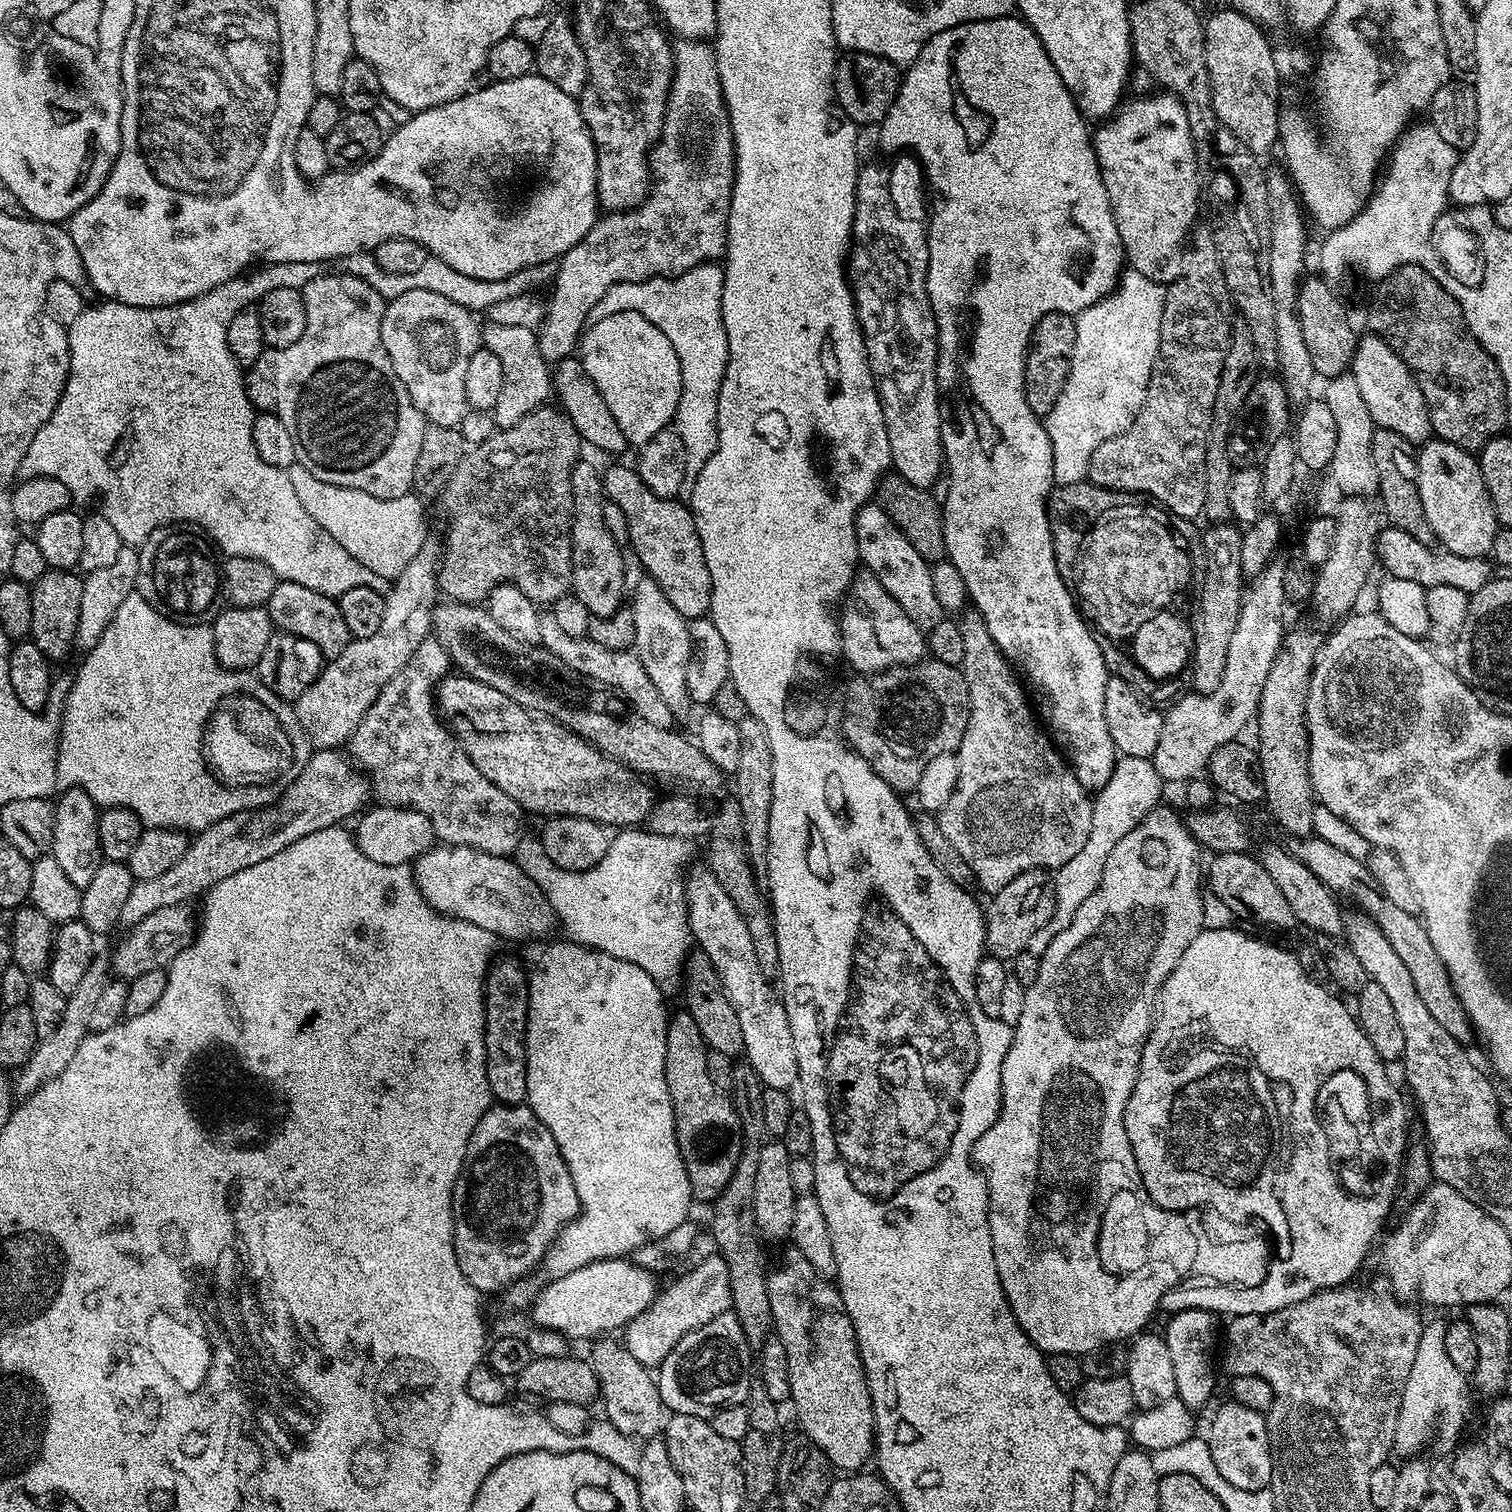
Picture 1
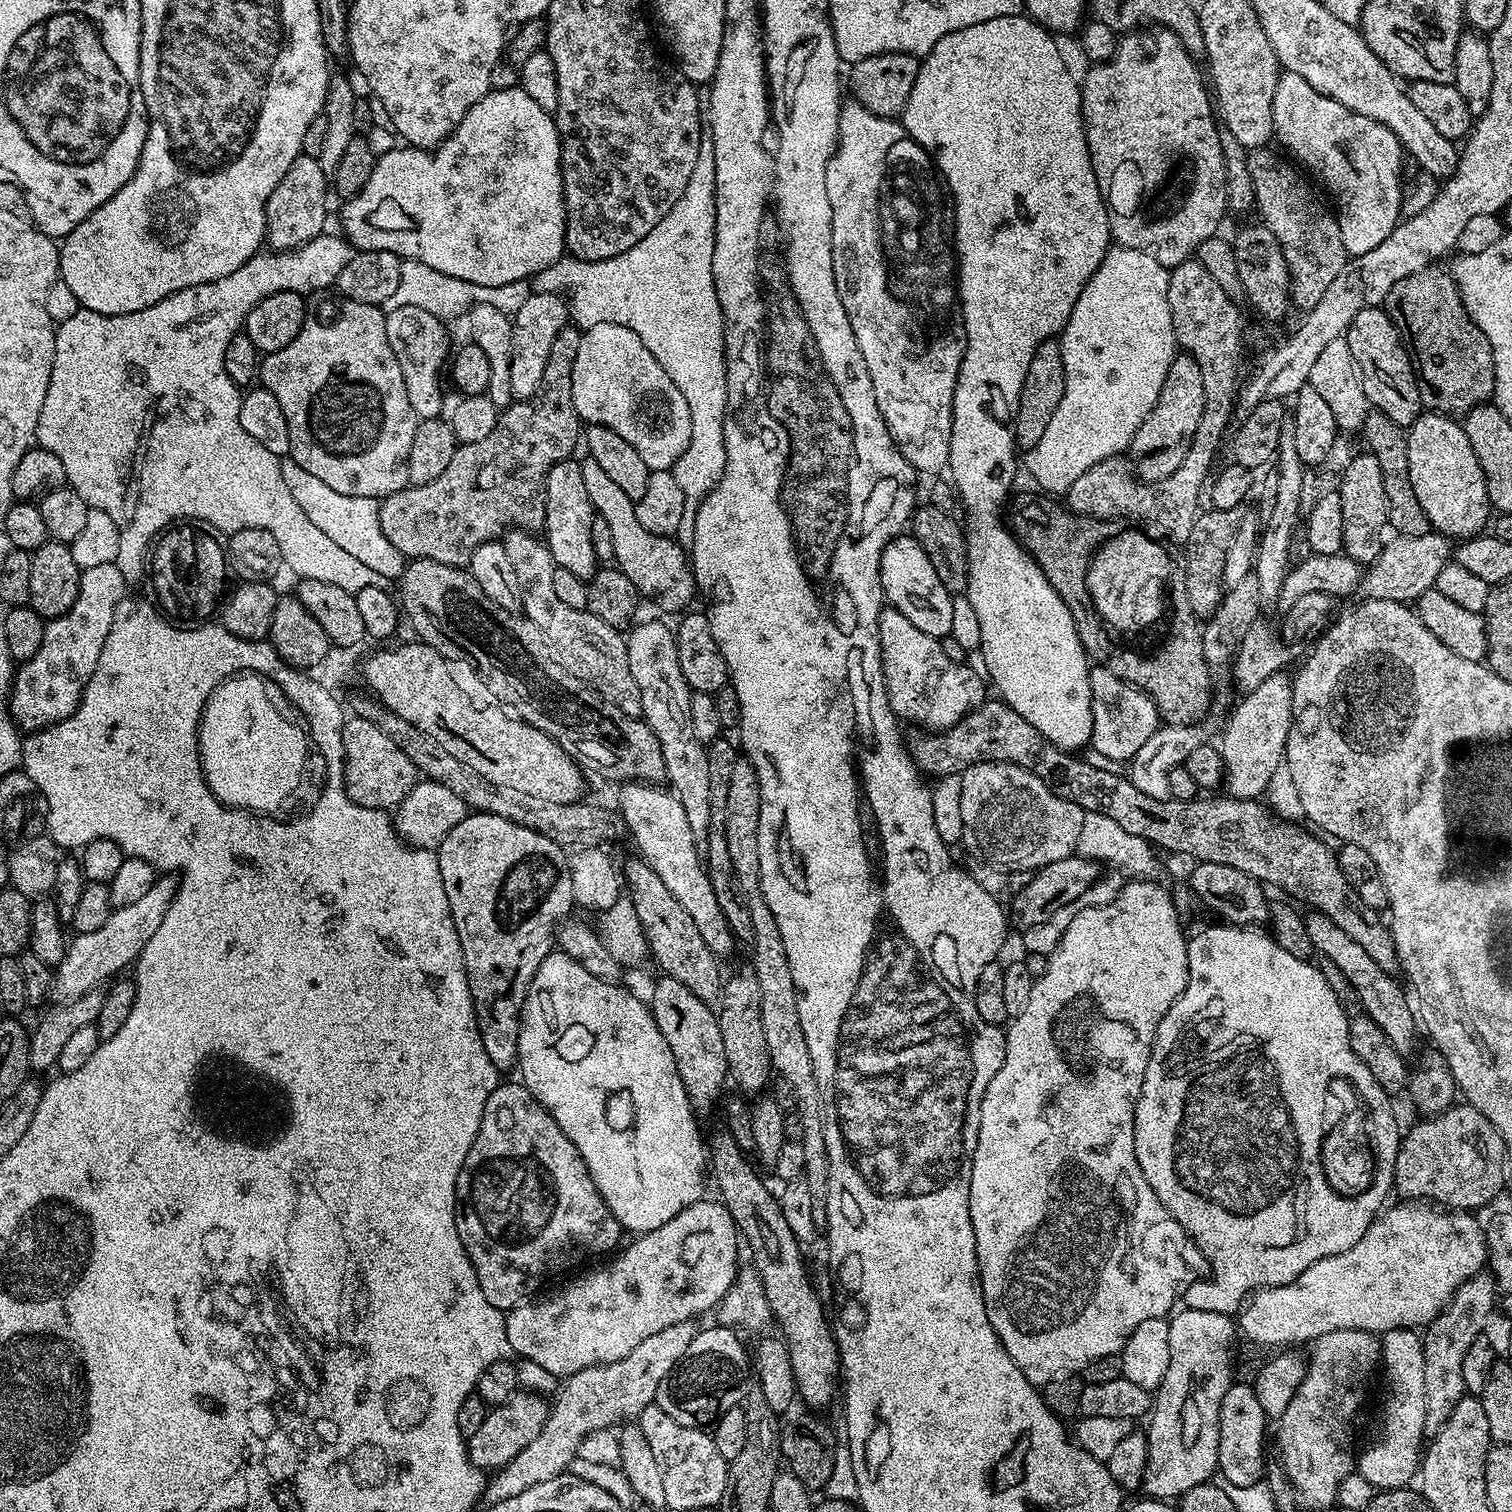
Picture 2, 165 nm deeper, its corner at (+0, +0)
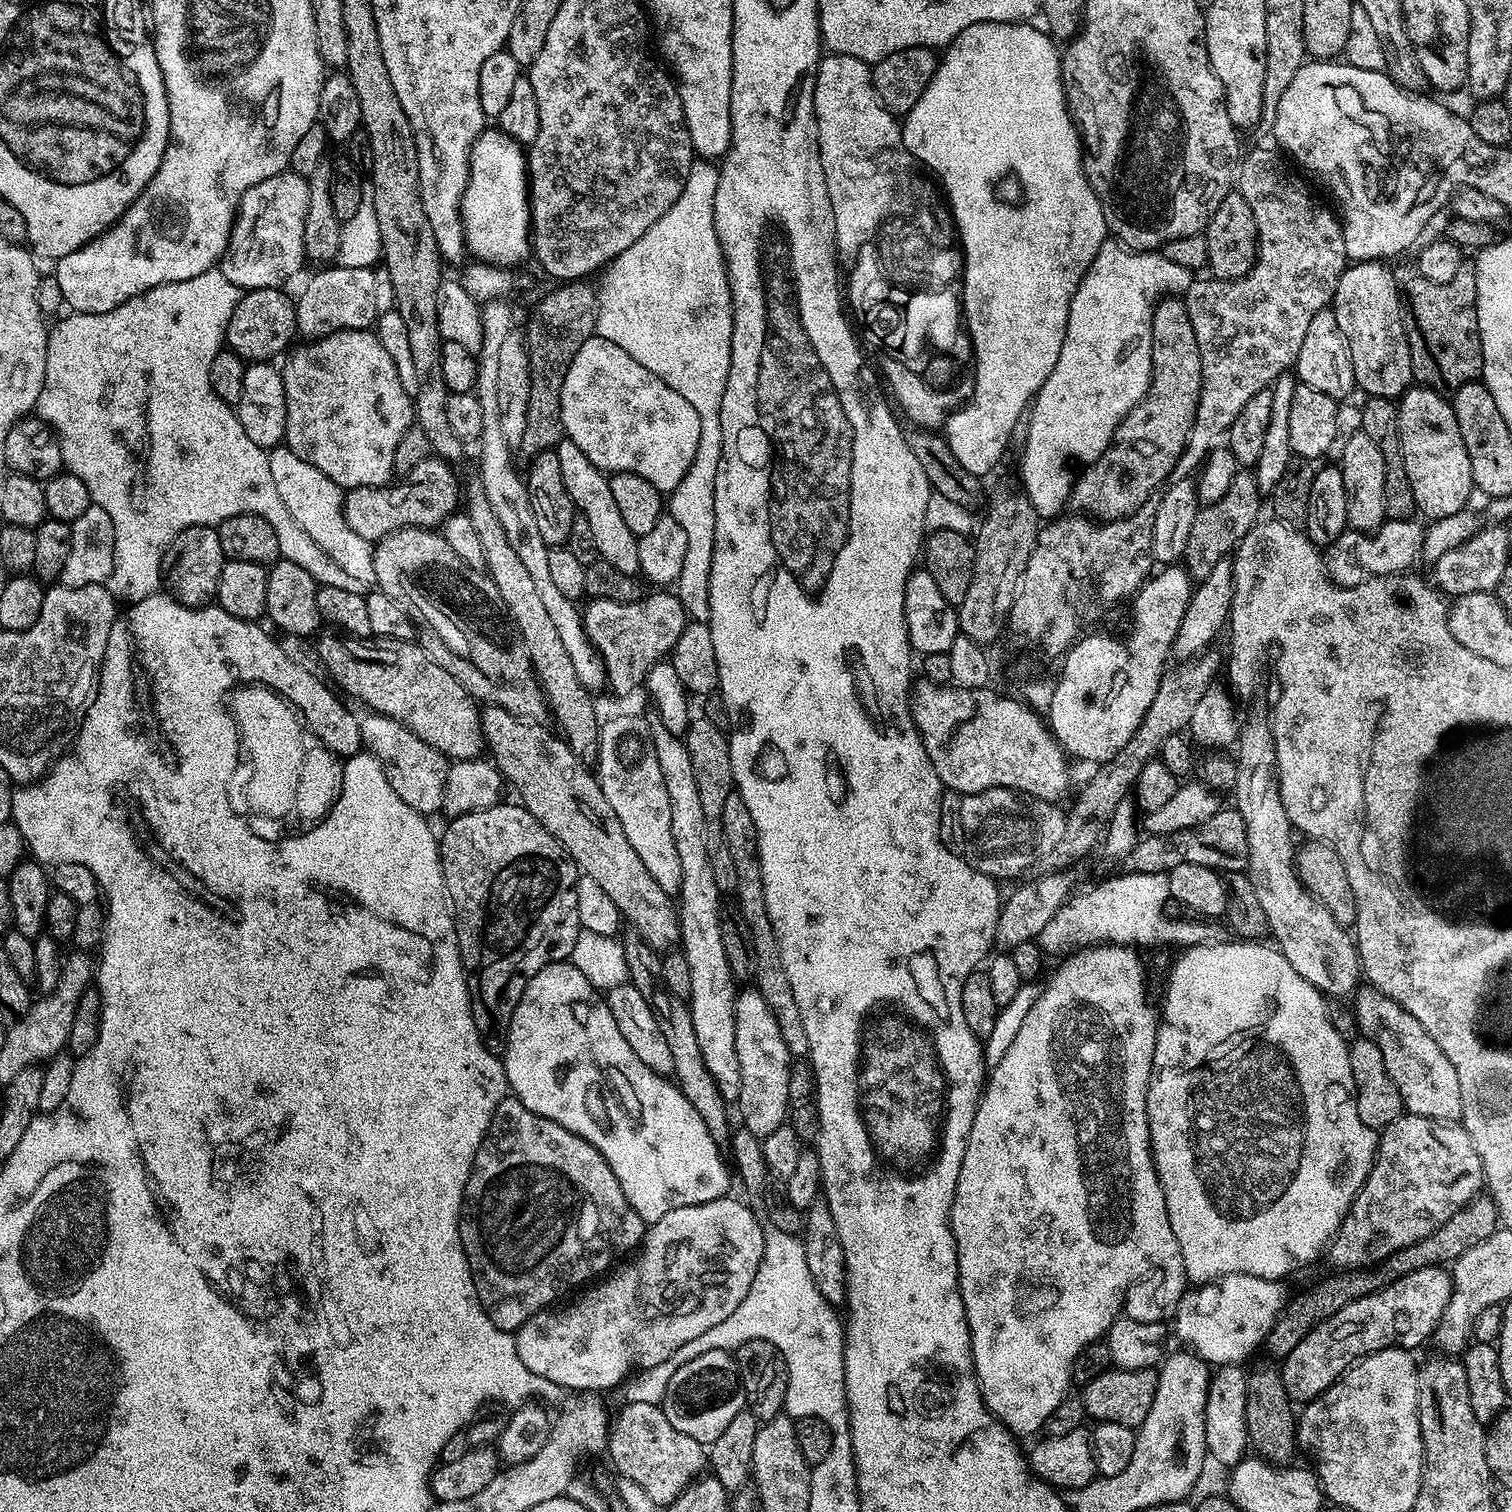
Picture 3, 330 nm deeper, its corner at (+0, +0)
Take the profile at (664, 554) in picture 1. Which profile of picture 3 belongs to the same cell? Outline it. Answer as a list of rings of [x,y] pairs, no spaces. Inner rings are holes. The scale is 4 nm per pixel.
[[[561,439],[554,451],[558,454],[566,494],[570,494],[577,513],[586,518],[586,526],[590,526],[590,534],[594,534],[597,557],[614,566],[614,570],[622,570],[622,574],[636,576],[640,571],[637,537],[632,535],[626,522],[622,522],[622,514],[618,514],[614,494],[610,494],[609,477],[599,468],[595,468],[586,458],[586,454],[582,454],[582,450],[578,450],[578,446],[574,446],[574,442],[570,439]]]

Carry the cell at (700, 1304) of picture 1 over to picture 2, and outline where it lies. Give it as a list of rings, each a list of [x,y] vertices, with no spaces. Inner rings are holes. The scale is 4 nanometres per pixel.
[[[685,1322],[666,1326],[666,1330],[658,1330],[658,1334],[650,1334],[650,1338],[638,1342],[626,1358],[613,1364],[583,1368],[567,1377],[555,1393],[556,1401],[551,1401],[542,1434],[538,1434],[538,1438],[534,1438],[534,1442],[523,1448],[505,1468],[499,1469],[493,1480],[491,1477],[487,1481],[483,1499],[488,1500],[489,1505],[506,1502],[506,1498],[514,1498],[514,1494],[522,1494],[522,1490],[530,1490],[530,1486],[536,1486],[538,1482],[561,1475],[567,1469],[564,1467],[577,1459],[580,1443],[592,1431],[615,1429],[629,1421],[626,1419],[630,1416],[639,1417],[640,1411],[655,1401],[662,1378],[666,1378],[686,1354],[698,1331],[694,1325]]]

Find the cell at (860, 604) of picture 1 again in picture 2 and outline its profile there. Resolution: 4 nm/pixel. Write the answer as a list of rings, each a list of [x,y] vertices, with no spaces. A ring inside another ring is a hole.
[[[881,608],[878,638],[888,704],[901,721],[913,720],[917,729],[939,734],[984,703],[985,677],[979,671],[976,673],[968,662],[946,658],[946,650],[942,650],[940,640],[930,634],[922,634],[918,626],[910,626],[910,621],[896,608]]]

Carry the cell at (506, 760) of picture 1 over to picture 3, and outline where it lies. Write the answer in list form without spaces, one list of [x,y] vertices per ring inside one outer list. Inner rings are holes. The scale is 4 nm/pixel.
[[[324,630],[314,647],[321,665],[332,675],[331,683],[341,693],[349,692],[369,704],[373,713],[393,716],[399,724],[418,734],[422,742],[434,746],[453,761],[474,760],[485,751],[477,701],[453,676],[446,674],[419,643],[361,638]]]

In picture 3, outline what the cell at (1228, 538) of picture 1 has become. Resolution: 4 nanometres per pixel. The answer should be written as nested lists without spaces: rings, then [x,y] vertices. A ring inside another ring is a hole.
[[[1237,470],[1234,474],[1234,482],[1230,482],[1226,494],[1222,494],[1218,502],[1203,505],[1199,509],[1182,555],[1183,567],[1193,581],[1199,582],[1209,577],[1214,566],[1217,566],[1220,560],[1225,559],[1235,549],[1240,539],[1251,528],[1256,527],[1260,499],[1262,499],[1262,493],[1255,475],[1248,470]]]

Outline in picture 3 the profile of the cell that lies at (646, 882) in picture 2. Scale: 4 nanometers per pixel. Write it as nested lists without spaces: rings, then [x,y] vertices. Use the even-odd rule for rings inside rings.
[[[488,706],[480,712],[480,729],[487,751],[492,751],[491,759],[505,781],[511,787],[512,784],[516,787],[516,792],[520,795],[519,803],[564,847],[577,869],[583,875],[594,878],[594,882],[598,882],[598,886],[606,890],[610,902],[618,906],[621,917],[650,947],[657,950],[675,949],[680,942],[680,917],[673,897],[667,896],[662,886],[658,886],[658,882],[650,878],[650,870],[642,866],[642,858],[638,858],[634,846],[630,846],[626,833],[622,830],[622,822],[618,822],[618,814],[610,810],[610,802],[606,802],[600,783],[589,767],[572,753],[565,740],[555,731],[547,732],[544,726],[543,723],[524,720],[501,708]]]

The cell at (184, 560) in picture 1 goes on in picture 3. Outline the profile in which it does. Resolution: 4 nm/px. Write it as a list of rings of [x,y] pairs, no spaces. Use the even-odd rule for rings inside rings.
[[[194,526],[182,530],[174,542],[164,551],[164,561],[160,566],[162,588],[172,599],[187,608],[202,608],[211,605],[216,599],[218,578],[225,562],[220,533],[215,527]]]

